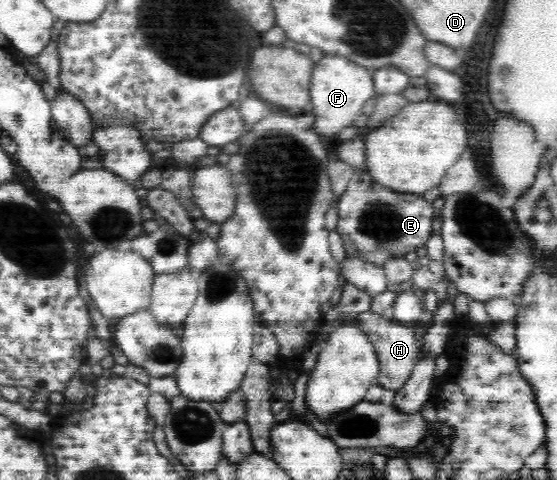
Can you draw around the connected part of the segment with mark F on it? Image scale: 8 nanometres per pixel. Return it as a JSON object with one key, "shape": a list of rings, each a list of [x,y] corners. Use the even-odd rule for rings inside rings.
{"shape":[[[325,55],[321,61],[317,61],[312,69],[310,79],[310,101],[313,103],[312,115],[315,116],[313,129],[319,137],[333,137],[347,126],[351,126],[357,116],[361,115],[363,105],[367,99],[375,97],[375,82],[373,82],[372,70],[351,61],[351,58],[339,57],[339,55]]]}

